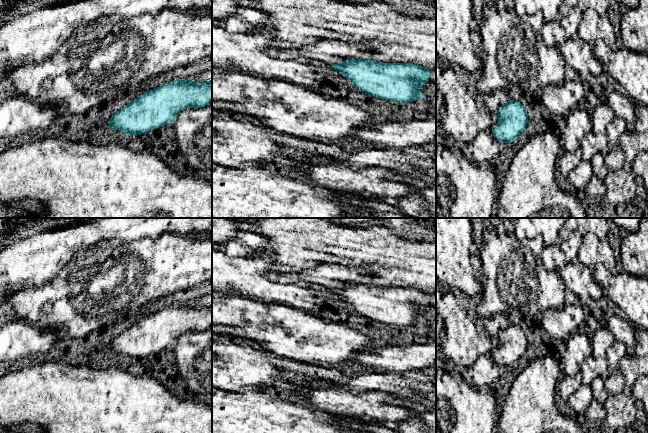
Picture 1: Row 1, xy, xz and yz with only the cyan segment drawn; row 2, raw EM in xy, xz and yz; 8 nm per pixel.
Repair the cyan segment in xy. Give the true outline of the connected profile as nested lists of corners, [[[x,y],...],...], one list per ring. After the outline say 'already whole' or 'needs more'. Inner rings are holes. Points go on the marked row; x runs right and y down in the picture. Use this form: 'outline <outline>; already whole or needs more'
outline [[[175,80],[157,87],[148,92],[144,92],[134,100],[130,101],[124,108],[115,113],[108,121],[110,130],[120,130],[123,134],[141,135],[161,126],[168,125],[187,108],[202,108],[212,102],[212,81],[196,83],[194,80]]]; already whole

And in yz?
outline [[[510,100],[497,113],[498,122],[492,127],[492,133],[500,143],[512,143],[524,134],[528,114],[521,103]]]; already whole

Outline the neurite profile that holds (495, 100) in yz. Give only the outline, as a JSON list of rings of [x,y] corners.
[[[505,92],[492,93],[486,98],[485,105],[488,112],[495,113],[502,105],[506,104],[508,100],[509,96]]]

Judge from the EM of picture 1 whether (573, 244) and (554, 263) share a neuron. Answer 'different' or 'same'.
same

